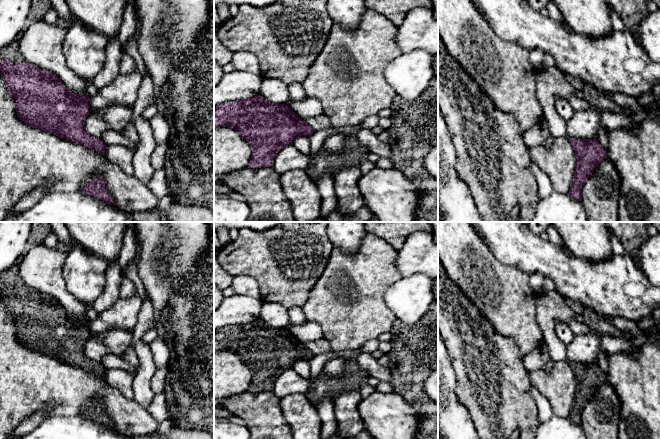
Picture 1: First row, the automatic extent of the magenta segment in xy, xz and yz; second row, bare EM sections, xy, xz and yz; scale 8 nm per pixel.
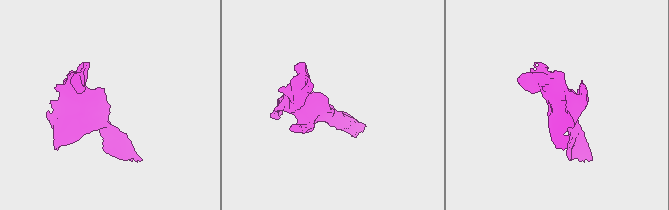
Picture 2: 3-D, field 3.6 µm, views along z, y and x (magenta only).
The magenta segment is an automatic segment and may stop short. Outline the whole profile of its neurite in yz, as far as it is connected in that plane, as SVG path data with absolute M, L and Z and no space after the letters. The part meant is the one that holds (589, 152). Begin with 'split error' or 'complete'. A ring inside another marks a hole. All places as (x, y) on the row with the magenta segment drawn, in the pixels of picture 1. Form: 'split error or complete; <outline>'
complete; M569 138L569 140L577 158L577 167L569 194L581 201L583 185L598 164L607 158L607 150L597 139Z

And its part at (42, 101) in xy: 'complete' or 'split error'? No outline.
split error

